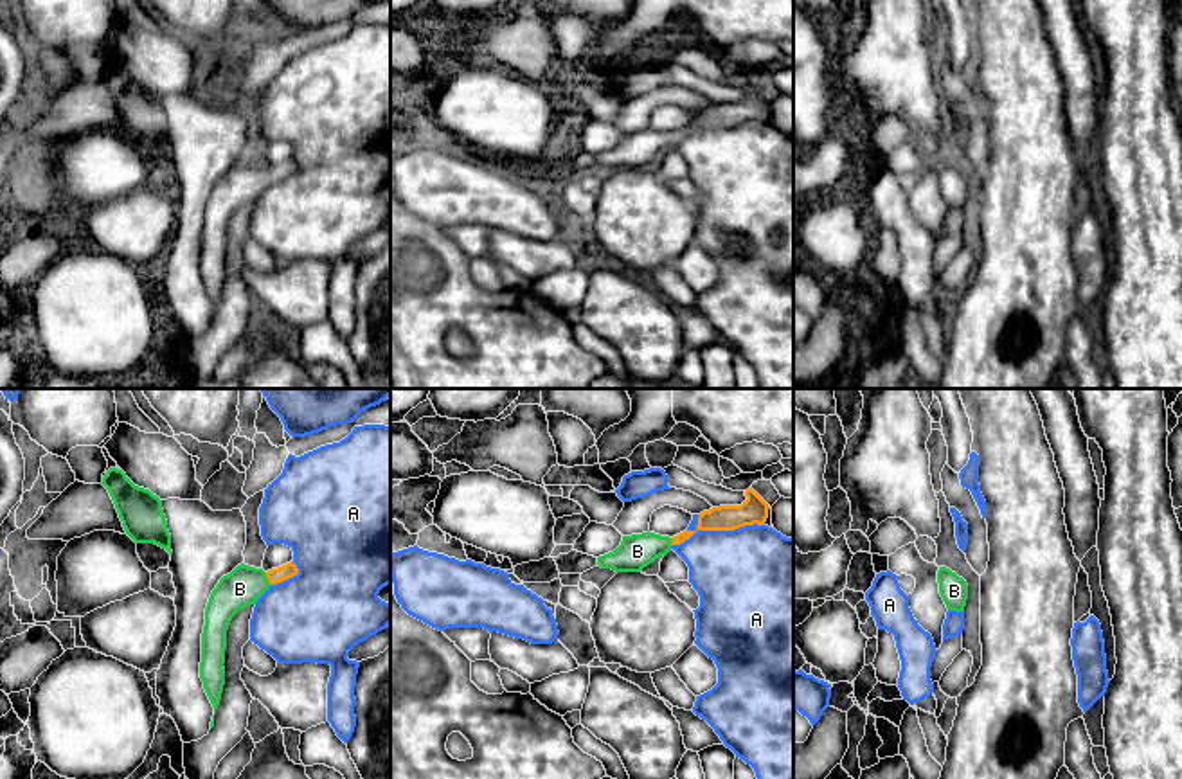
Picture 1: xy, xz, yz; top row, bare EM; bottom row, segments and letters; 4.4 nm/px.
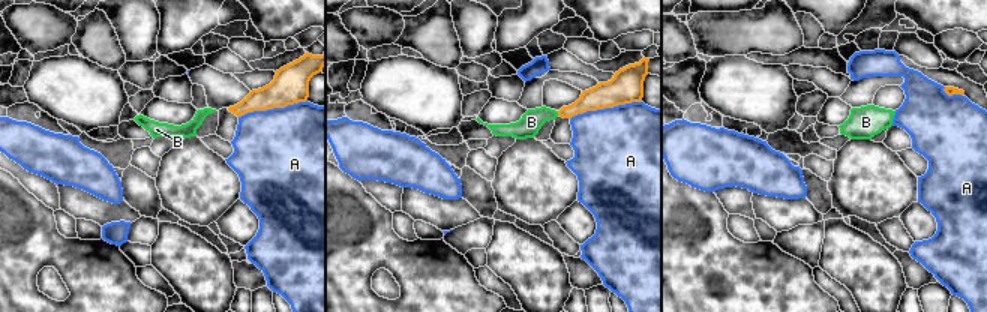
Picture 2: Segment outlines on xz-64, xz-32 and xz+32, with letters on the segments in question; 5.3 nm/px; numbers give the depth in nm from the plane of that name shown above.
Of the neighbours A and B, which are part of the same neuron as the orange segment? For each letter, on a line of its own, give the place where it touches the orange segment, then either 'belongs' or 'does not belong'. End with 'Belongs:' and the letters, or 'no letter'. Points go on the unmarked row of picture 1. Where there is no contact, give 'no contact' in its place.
A: xz (716, 126) | does not belong
B: xy (267, 173) | belongs
Belongs: B

